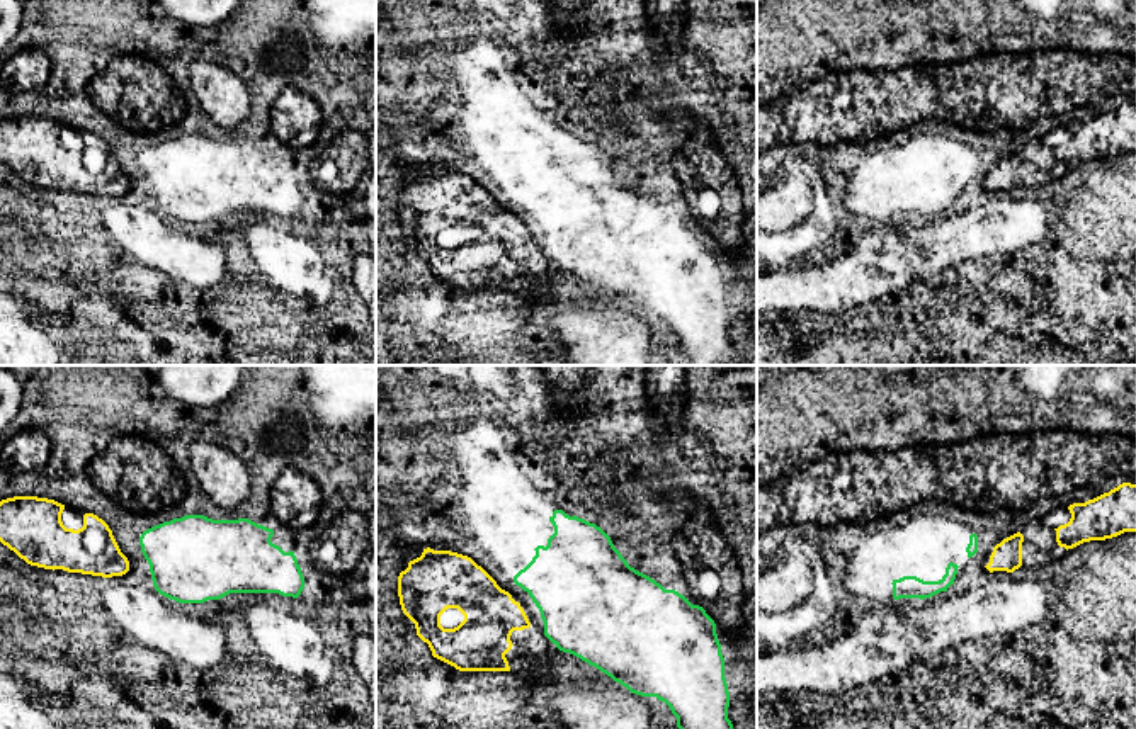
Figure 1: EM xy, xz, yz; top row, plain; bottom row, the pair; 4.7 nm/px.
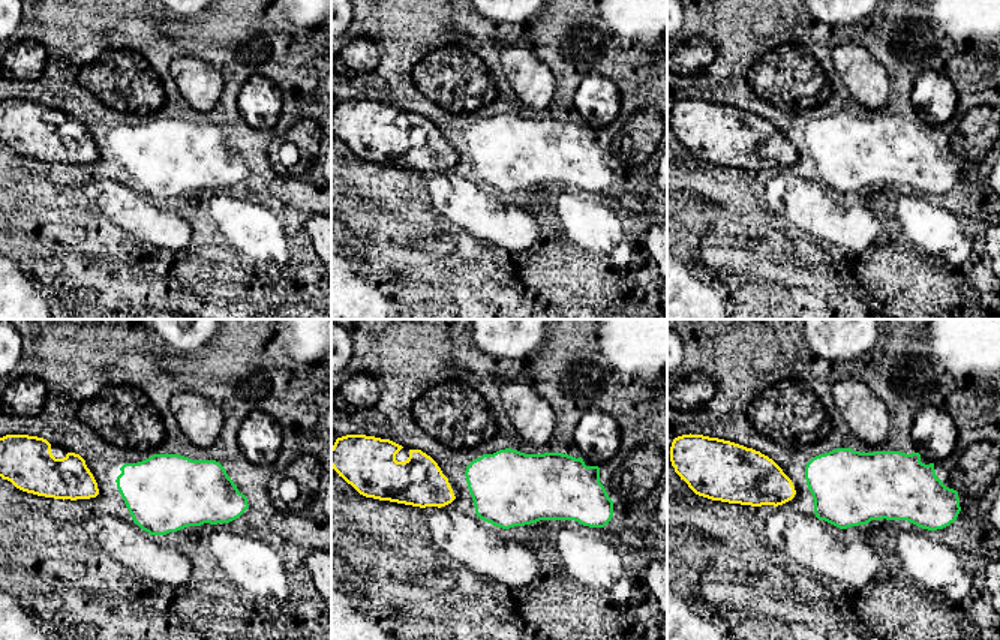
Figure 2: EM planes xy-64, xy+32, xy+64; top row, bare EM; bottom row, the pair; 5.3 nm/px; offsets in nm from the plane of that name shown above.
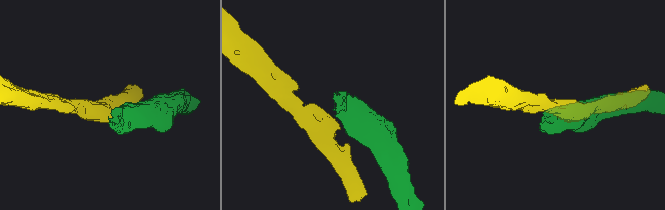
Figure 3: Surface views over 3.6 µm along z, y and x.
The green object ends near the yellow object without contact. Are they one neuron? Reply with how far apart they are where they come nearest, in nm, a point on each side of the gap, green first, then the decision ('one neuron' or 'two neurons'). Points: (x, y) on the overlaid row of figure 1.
60 nm | xz (516, 583), (507, 592) | two neurons

